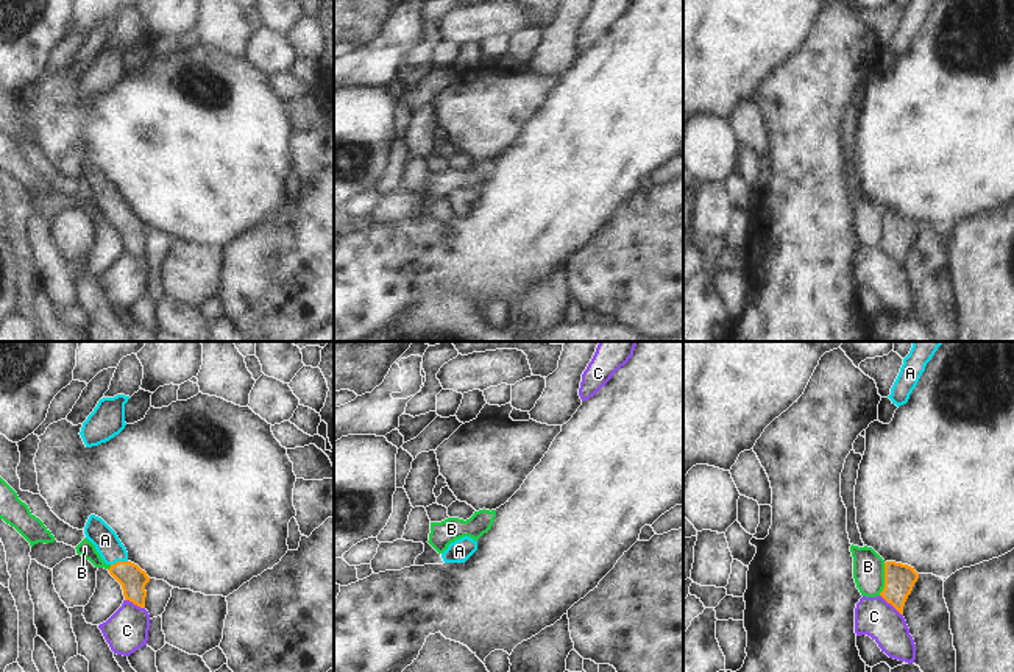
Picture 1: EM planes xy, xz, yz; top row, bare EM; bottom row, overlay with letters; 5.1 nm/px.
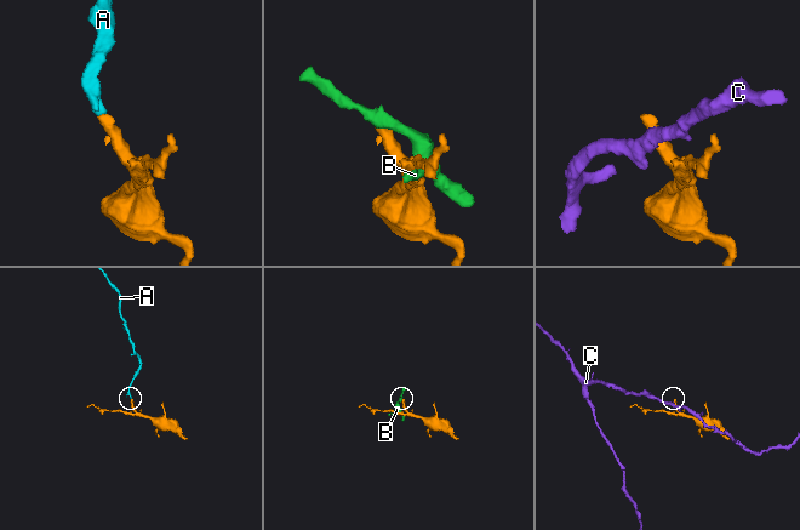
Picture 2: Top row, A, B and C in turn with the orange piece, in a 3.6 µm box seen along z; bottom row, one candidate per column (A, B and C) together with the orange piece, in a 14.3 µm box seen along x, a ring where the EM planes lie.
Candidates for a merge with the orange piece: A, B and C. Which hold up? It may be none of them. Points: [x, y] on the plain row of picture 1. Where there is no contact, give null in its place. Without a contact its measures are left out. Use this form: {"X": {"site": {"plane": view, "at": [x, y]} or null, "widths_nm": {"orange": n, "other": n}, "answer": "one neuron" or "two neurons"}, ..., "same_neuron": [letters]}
{"A": {"site": {"plane": "xy", "at": [119, 212]}, "widths_nm": {"orange": 140, "other": 130}, "answer": "one neuron"}, "B": {"site": {"plane": "yz", "at": [885, 229]}, "widths_nm": {"orange": 160, "other": 160}, "answer": "two neurons"}, "C": {"site": {"plane": "yz", "at": [891, 254]}, "widths_nm": {"orange": 160, "other": 200}, "answer": "two neurons"}, "same_neuron": ["A"]}

